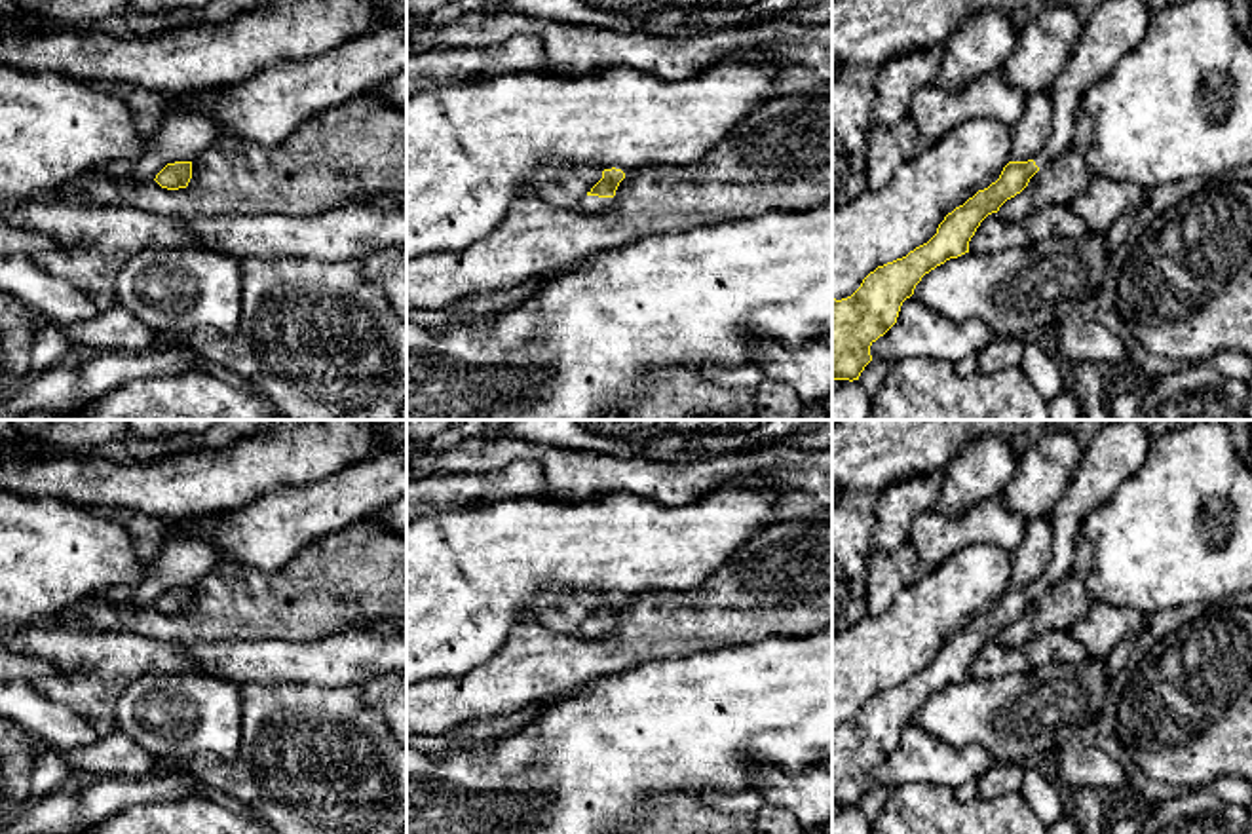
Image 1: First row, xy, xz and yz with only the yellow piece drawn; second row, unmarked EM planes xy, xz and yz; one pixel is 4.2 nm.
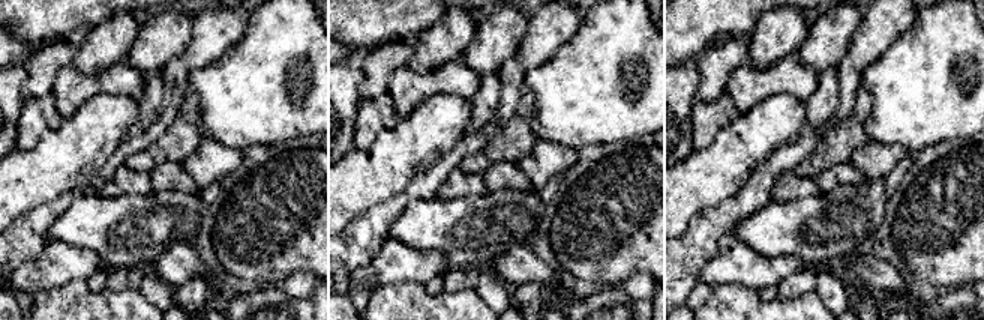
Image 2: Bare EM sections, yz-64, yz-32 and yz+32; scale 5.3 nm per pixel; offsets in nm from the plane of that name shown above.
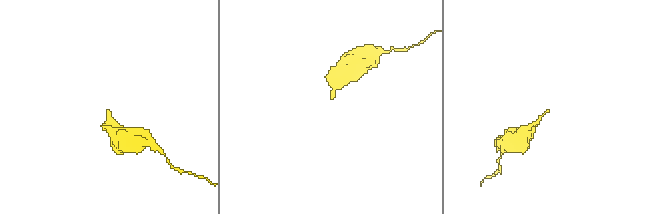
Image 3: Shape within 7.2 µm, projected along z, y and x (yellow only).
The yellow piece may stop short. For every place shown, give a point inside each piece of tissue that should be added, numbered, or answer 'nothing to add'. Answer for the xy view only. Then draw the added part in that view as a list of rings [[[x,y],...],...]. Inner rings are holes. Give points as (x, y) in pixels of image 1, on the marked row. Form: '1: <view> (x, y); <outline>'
nothing to add

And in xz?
1: xz (589, 204); [[[585,196],[579,205],[585,213],[598,213],[610,207],[614,198]]]

